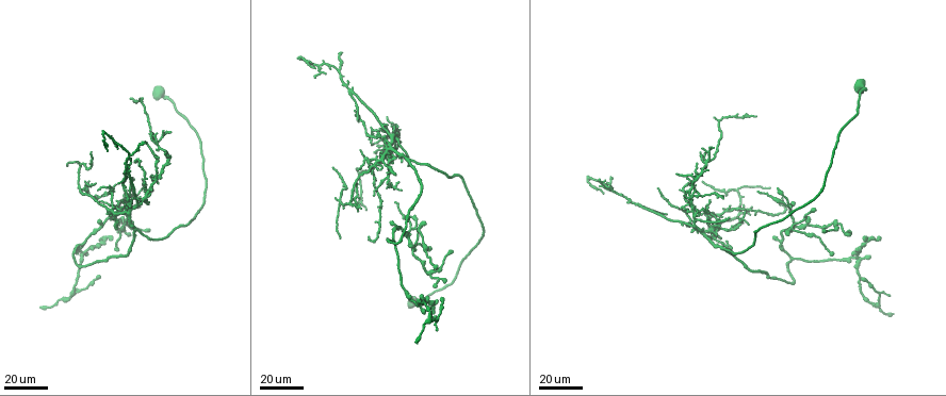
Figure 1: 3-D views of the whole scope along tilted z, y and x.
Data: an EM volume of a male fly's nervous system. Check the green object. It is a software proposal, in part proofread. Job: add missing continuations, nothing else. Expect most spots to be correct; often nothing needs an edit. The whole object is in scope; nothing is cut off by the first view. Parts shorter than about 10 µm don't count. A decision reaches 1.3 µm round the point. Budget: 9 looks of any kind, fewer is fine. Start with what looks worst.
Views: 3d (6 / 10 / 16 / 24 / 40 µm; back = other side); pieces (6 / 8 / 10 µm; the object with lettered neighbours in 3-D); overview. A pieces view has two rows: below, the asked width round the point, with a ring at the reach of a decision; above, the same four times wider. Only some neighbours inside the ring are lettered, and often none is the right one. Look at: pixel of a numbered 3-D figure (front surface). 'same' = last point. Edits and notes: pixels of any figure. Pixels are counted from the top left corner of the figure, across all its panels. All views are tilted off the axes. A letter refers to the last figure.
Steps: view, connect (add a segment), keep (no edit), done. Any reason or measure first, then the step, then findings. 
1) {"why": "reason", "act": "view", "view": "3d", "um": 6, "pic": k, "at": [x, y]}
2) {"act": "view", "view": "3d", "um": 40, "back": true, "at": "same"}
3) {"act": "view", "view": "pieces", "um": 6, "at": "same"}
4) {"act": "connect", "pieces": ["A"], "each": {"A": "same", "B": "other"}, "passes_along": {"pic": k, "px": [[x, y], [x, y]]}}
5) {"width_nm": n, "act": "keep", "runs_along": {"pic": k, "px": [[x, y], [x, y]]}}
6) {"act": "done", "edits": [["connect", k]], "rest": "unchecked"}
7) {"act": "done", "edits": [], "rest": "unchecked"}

{"why": "free end", "act": "view", "view": "3d", "um": 24, "pic": 1, "at": [728, 217]}

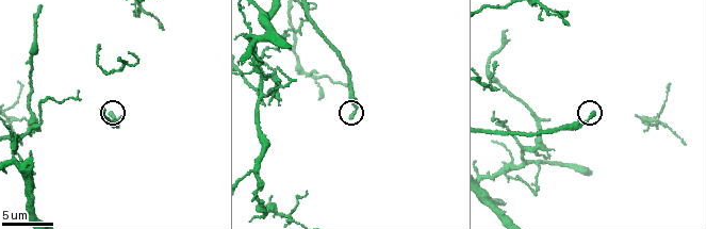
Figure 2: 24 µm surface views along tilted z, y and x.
{"act": "view", "view": "pieces", "um": 6, "pic": 2, "at": [593, 113]}

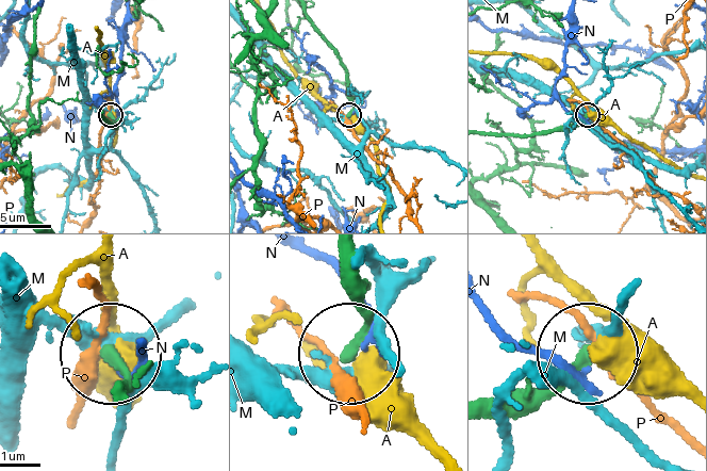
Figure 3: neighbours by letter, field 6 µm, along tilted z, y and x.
{"act": "keep", "each": {"A": "other", "M": "other", "N": "other", "P": "other"}, "found": "none of them fits"}

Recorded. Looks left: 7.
{"why": "branch stops here", "act": "view", "view": "3d", "um": 40, "pic": 1, "at": [386, 119]}

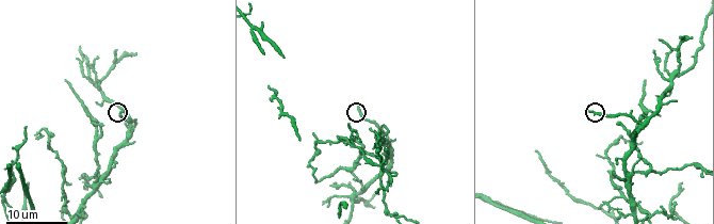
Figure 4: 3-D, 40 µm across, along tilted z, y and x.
{"act": "view", "view": "pieces", "um": 8, "pic": 4, "at": [359, 103]}

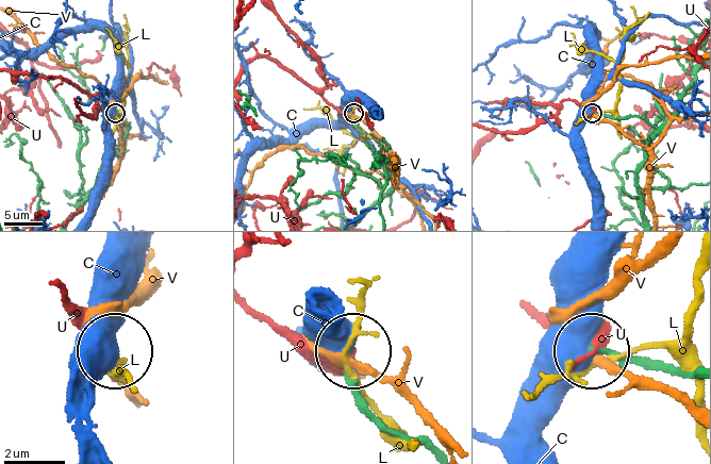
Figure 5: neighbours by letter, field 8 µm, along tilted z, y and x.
{"act": "keep", "each": {"C": "other", "L": "other", "U": "other", "V": "other"}, "runs_along": {"pic": 5, "px": [[430, 452], [402, 438], [358, 395], [351, 353]]}, "found": "none of them fits"}

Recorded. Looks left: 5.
{"why": "long arm stops here", "act": "view", "view": "3d", "um": 40, "pic": 1, "at": [339, 236]}

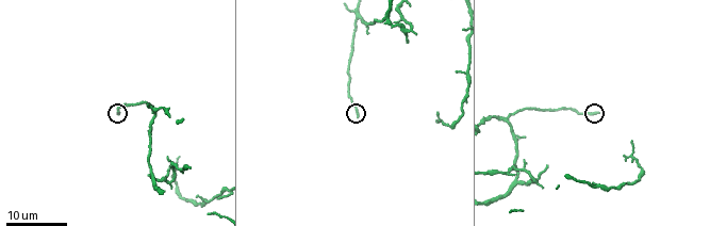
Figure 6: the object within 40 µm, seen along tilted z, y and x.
{"act": "view", "view": "pieces", "um": 6, "pic": 6, "at": [598, 113]}

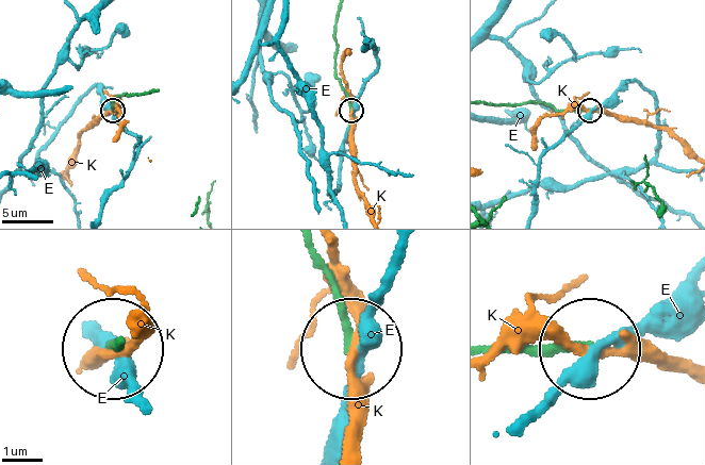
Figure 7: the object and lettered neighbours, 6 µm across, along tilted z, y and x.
{"width_nm": 160, "act": "keep", "each": {"E": "other", "K": "other"}, "runs_along": {"pic": 7, "px": [[311, 252], [350, 343]]}, "found": "none of them fits"}

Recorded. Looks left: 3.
{"why": "an open end", "act": "view", "view": "3d", "um": 40, "pic": 1, "at": [394, 203]}

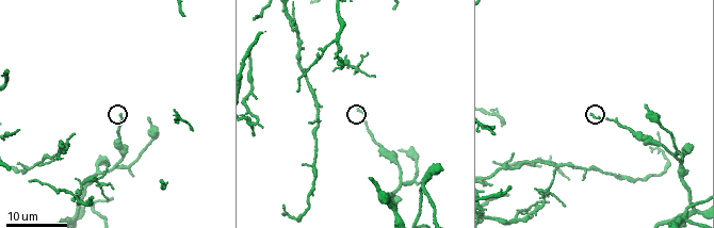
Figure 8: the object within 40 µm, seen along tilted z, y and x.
{"why": "closer look", "act": "view", "view": "3d", "um": 10, "pic": 8, "at": [121, 112]}

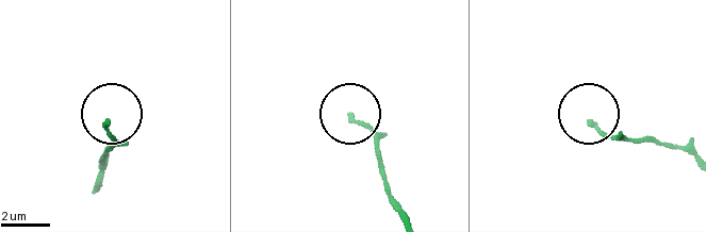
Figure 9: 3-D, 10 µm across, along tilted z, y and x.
{"act": "view", "view": "pieces", "um": 6, "pic": 9, "at": [351, 117]}

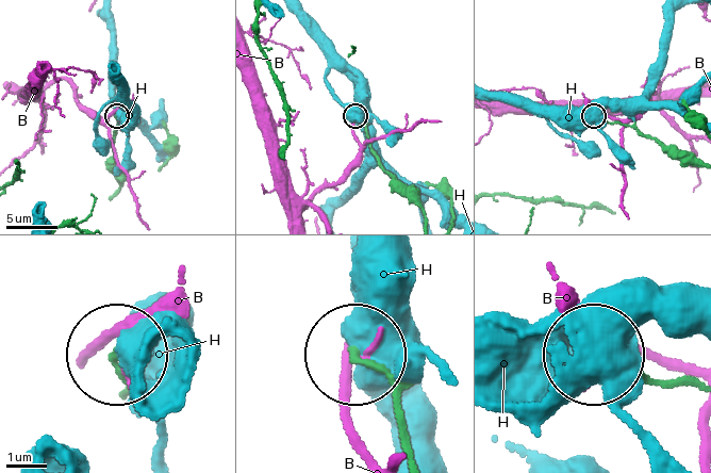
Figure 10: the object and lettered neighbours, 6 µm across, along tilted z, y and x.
{"width_nm": 160, "act": "keep", "each": {"B": "other", "H": "other"}, "runs_along": {"pic": 10, "px": [[410, 454], [398, 394], [356, 358]]}, "found": "no lettered segment goes on from it"}

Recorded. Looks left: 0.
{"act": "done", "edits": [], "rest": "unchecked"}

